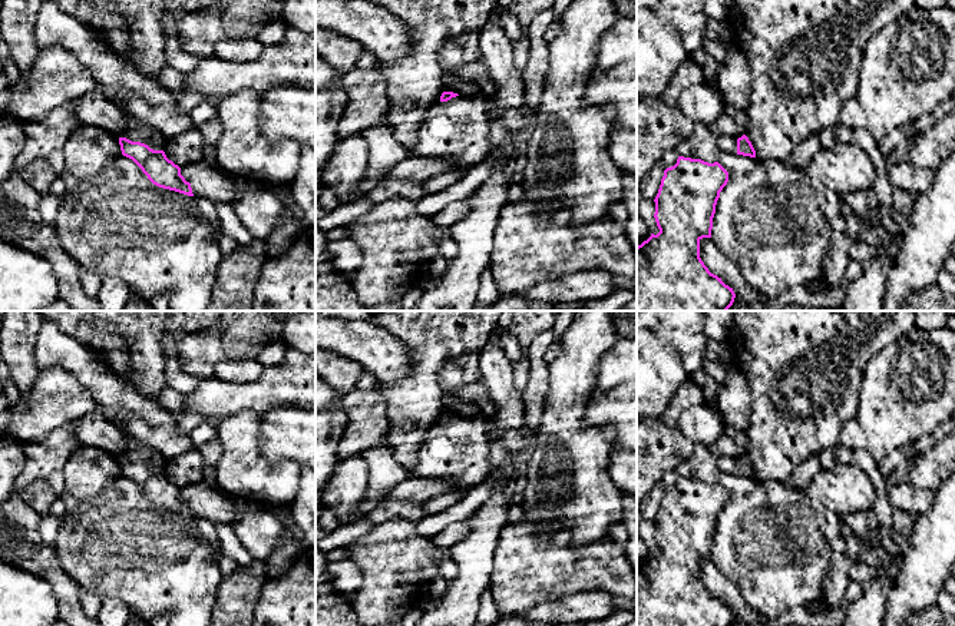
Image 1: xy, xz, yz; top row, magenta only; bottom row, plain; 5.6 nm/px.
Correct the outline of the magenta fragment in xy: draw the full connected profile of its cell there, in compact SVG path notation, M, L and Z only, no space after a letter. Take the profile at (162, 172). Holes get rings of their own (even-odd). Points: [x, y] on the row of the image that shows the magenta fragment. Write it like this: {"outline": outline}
{"outline": "M122 110L128 117L128 126L118 138L122 155L132 159L153 185L194 196L191 183L181 175L181 168L163 152L166 139L162 133Z"}

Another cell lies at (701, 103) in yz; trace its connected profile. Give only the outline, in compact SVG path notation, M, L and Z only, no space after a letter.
M710 83L691 85L680 96L677 107L694 123L713 125L726 103Z

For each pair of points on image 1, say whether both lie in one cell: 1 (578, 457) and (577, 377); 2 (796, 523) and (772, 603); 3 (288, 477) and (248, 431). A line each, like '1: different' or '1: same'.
1: same
2: same
3: same

